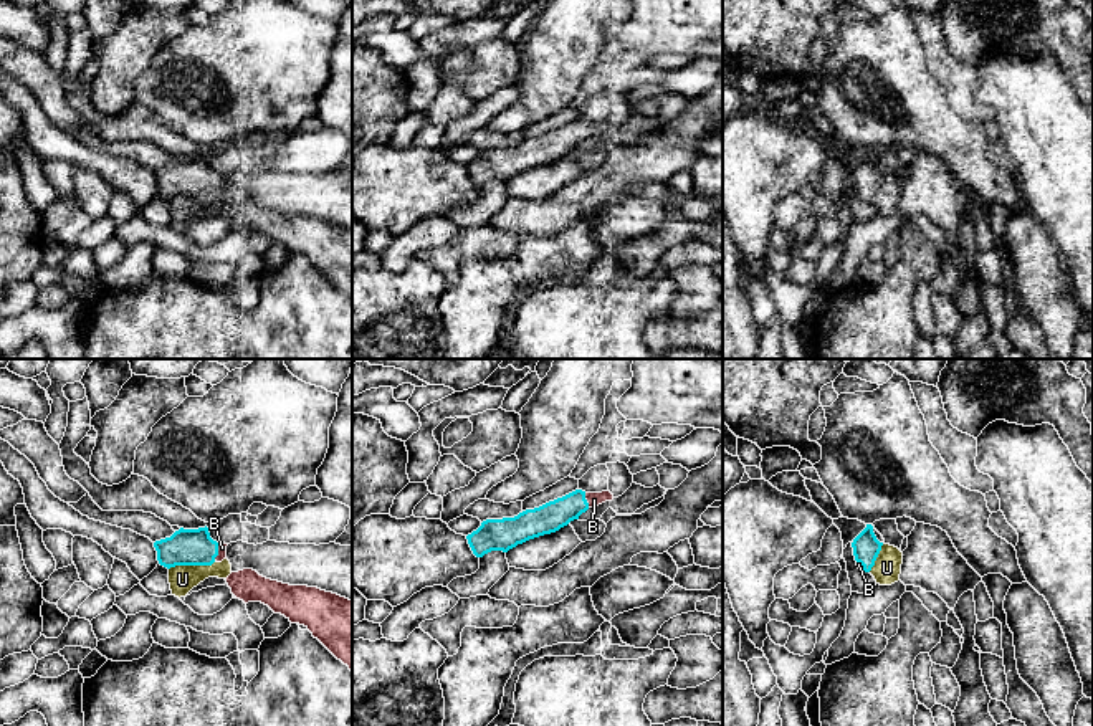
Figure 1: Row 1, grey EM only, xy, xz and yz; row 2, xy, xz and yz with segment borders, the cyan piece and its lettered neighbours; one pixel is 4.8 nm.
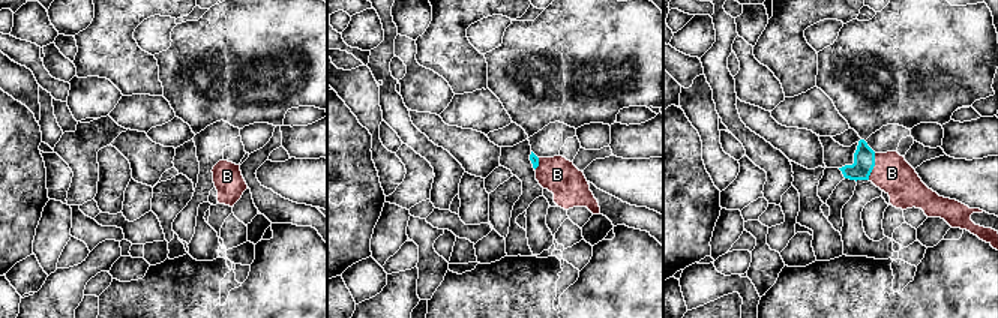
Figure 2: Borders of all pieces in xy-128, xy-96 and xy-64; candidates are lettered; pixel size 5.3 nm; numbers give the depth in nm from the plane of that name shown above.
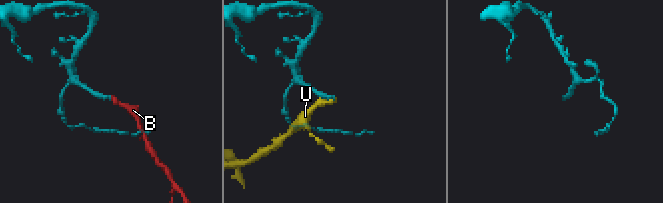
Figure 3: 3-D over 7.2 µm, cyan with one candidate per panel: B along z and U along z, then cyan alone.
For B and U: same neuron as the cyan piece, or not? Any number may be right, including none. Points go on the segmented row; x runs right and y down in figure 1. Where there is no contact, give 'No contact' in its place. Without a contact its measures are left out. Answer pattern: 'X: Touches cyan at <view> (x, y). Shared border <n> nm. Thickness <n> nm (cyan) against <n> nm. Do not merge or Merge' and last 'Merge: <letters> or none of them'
B: Touches cyan at xy (217, 551). Shared border 90 nm. Thickness 180 nm (cyan) against 50 nm. Merge
U: Touches cyan at xy (192, 564). Shared border 240 nm. Thickness 180 nm (cyan) against 140 nm. Do not merge
Merge: B

